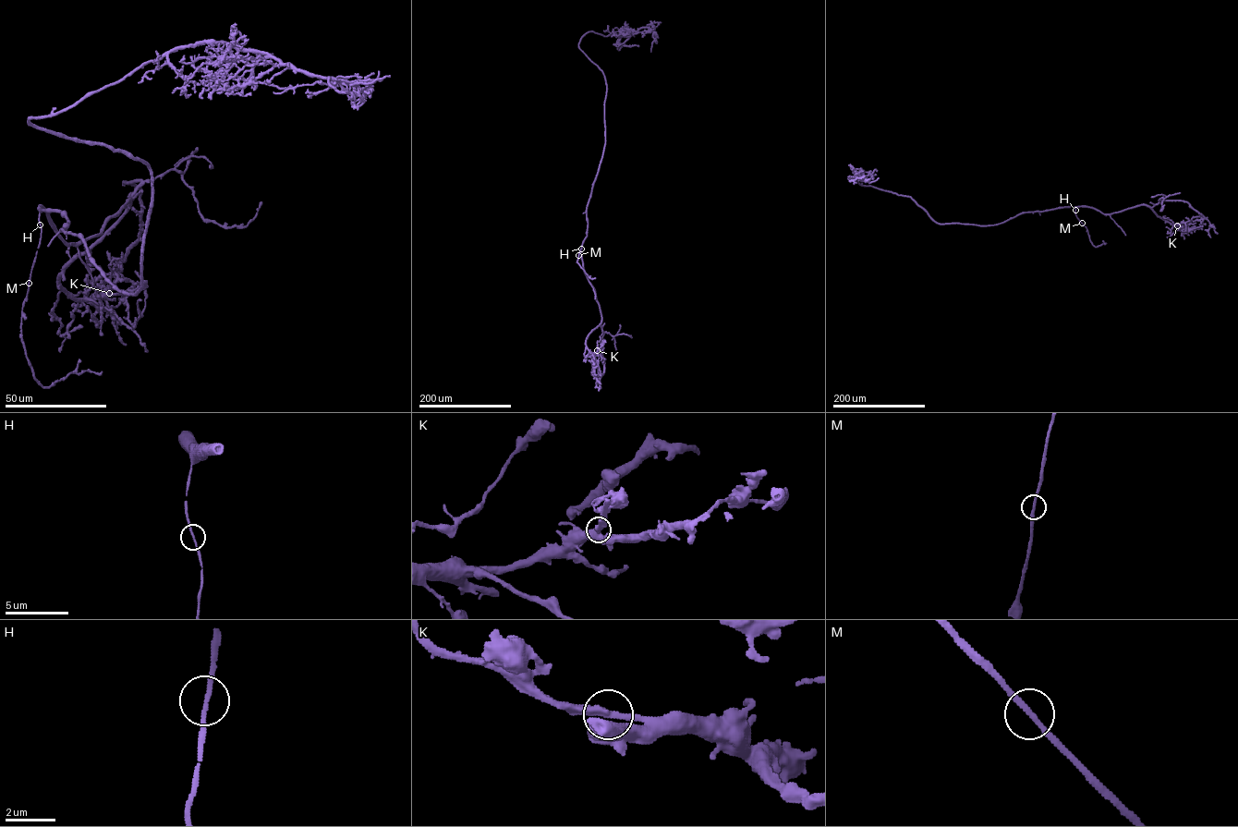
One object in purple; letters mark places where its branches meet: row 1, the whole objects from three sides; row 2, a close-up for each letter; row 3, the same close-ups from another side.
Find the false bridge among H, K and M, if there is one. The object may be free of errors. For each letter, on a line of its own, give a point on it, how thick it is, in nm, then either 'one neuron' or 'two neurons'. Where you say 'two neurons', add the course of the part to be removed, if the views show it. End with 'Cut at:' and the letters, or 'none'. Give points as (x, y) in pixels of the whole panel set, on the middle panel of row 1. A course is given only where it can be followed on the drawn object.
H: at (581, 249); 160 nm thick; one neuron
K: at (597, 350); 320 nm thick; one neuron
M: at (578, 255); 200 nm thick; one neuron
Cut at: none

